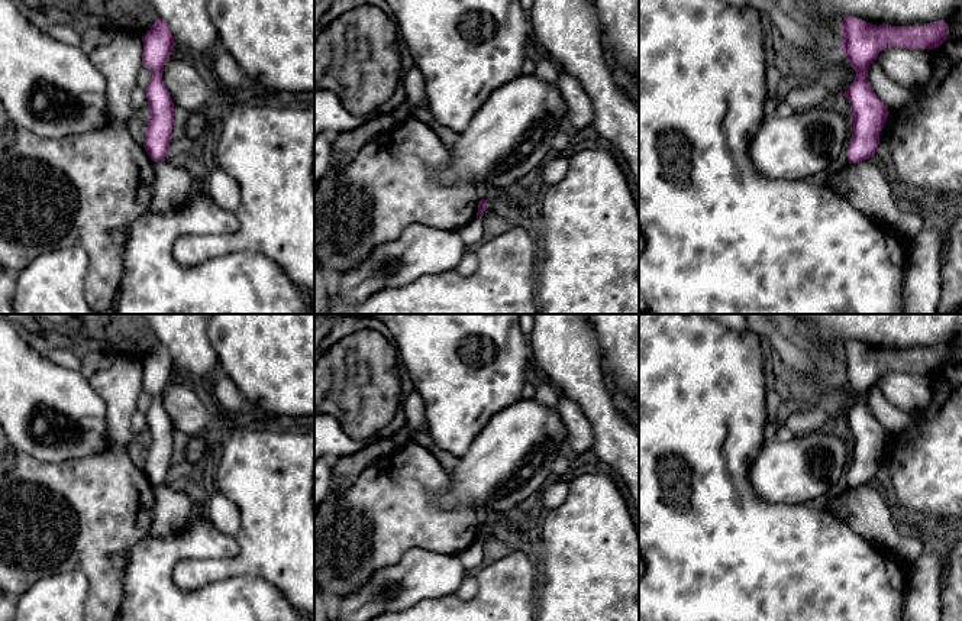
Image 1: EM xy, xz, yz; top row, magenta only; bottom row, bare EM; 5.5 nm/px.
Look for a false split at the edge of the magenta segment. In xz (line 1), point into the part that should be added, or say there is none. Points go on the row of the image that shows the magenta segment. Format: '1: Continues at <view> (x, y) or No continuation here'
1: No continuation here

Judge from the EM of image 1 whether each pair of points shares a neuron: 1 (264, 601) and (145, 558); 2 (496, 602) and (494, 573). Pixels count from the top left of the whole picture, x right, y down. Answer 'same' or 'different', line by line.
1: same
2: same

